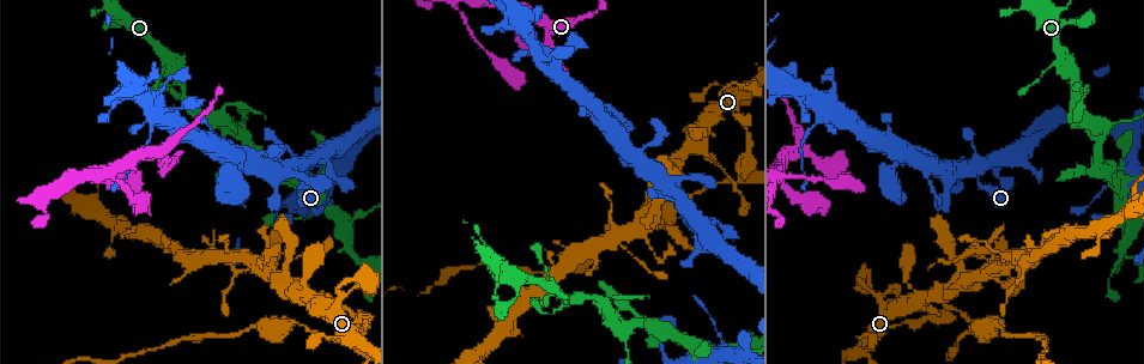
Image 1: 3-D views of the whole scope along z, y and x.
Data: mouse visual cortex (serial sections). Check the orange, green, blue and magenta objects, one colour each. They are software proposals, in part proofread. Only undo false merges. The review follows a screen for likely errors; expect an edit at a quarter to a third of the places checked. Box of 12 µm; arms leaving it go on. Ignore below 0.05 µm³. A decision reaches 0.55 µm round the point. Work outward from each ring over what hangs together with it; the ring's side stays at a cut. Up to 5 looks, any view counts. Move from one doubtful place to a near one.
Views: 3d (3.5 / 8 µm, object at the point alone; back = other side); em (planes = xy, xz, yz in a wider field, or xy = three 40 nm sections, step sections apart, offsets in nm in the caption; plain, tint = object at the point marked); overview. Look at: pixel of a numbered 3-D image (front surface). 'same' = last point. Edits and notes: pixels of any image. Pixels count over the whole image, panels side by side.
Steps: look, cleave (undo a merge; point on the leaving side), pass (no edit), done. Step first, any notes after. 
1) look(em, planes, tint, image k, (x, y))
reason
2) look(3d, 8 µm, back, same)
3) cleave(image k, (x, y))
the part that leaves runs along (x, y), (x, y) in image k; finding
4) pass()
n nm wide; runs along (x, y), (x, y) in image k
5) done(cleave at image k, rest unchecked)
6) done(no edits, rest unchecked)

look(3d, 8 µm, image 1, (681, 199))
four arms meet

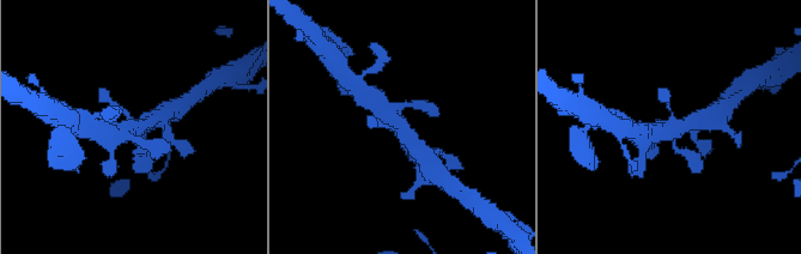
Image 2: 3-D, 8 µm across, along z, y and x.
look(3d, 3.5 µm, image 2, (403, 130))
zoom in

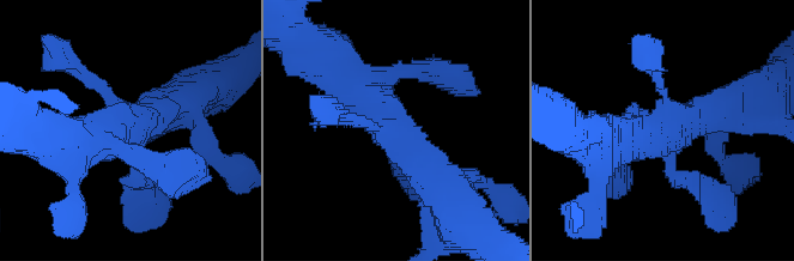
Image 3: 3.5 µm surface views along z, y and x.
look(em, xy, step 2, tint, image 3, (396, 131))

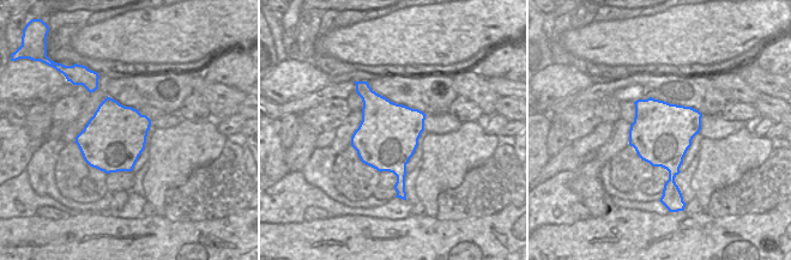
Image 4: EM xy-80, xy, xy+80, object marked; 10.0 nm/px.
pass()
arms of 150, 250, 450, 600 nm; runs along (416, 173), (405, 135), (346, 74) in image 3; all the same cell

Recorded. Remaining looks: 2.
look(3d, 3.5 µm, image 1, (571, 304))
arms part here

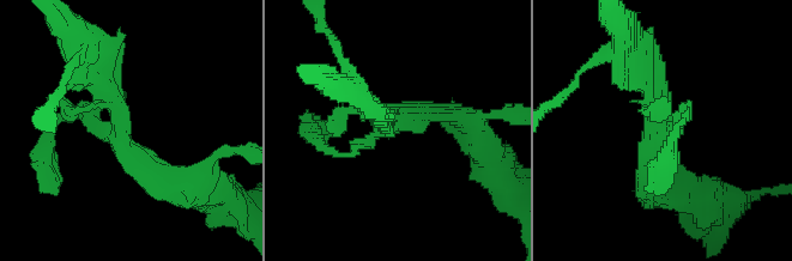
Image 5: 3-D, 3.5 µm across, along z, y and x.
look(em, xy, step 1, tint, image 5, (662, 133))
3 arms; arms of 100, 200, 250 nm

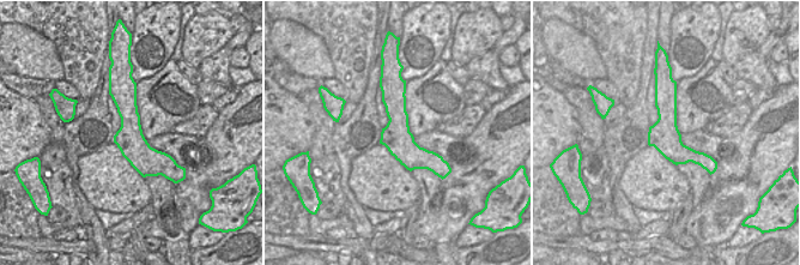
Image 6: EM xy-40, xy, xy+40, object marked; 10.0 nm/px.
pass()
runs along (95, 62), (116, 137), (168, 188) in image 5; all the same cell

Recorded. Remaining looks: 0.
done(no edits, rest unchecked)

